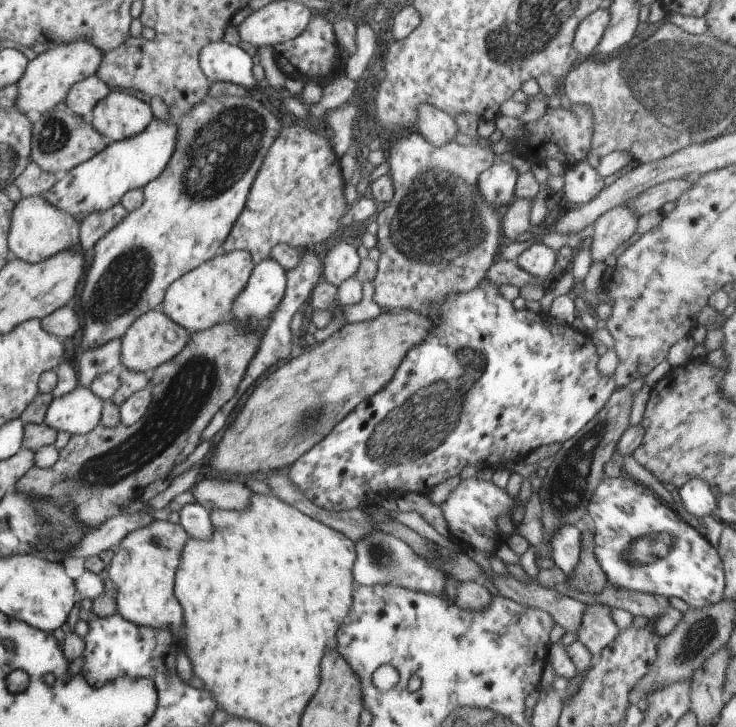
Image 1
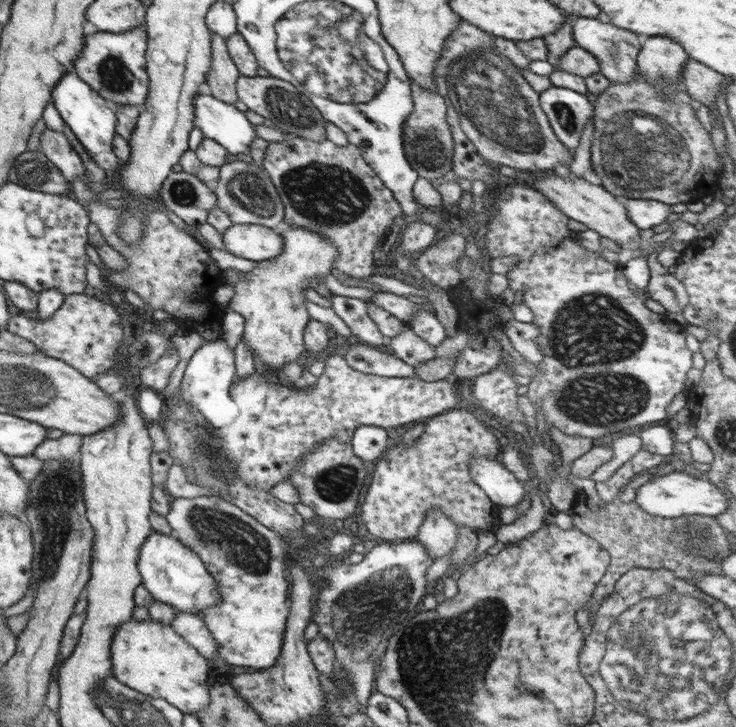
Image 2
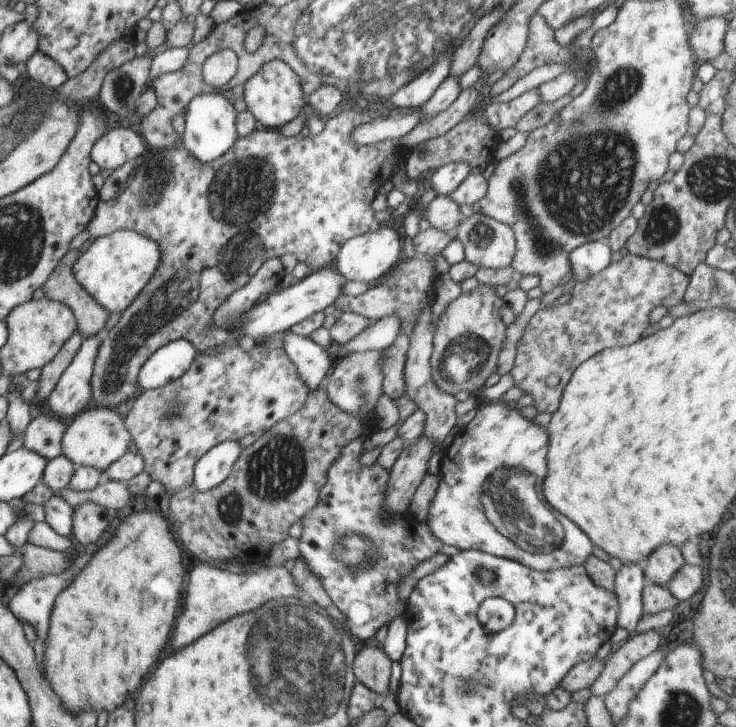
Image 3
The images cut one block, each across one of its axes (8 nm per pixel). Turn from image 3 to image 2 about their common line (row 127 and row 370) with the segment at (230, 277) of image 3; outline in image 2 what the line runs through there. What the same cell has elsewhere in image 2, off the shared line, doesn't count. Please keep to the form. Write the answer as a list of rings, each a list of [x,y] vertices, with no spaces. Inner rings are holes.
[[[330,355],[326,358],[324,373],[318,378],[318,381],[312,387],[306,387],[302,384],[291,385],[283,379],[274,379],[269,372],[264,372],[261,369],[249,378],[236,377],[232,387],[234,387],[234,398],[236,394],[246,392],[246,396],[262,396],[262,404],[254,402],[260,408],[258,420],[252,420],[254,424],[260,422],[264,424],[264,428],[254,428],[252,434],[250,430],[246,432],[246,446],[242,444],[242,434],[240,434],[240,452],[244,452],[246,448],[246,456],[242,454],[242,460],[236,456],[230,458],[230,454],[226,454],[224,450],[224,442],[236,442],[234,434],[214,434],[210,422],[196,410],[186,404],[186,400],[182,398],[170,398],[165,400],[164,421],[160,424],[164,428],[164,432],[168,435],[168,453],[172,456],[175,464],[180,464],[182,468],[190,468],[194,471],[196,482],[200,486],[208,486],[222,494],[221,498],[238,506],[244,512],[248,513],[260,524],[266,528],[277,532],[282,540],[286,540],[290,548],[304,548],[306,546],[303,524],[305,523],[302,516],[294,509],[294,504],[288,504],[274,498],[270,494],[270,489],[274,485],[290,480],[290,473],[298,467],[298,463],[302,461],[302,455],[312,451],[316,443],[329,439],[330,437],[338,437],[342,442],[351,442],[352,435],[356,427],[360,425],[379,426],[380,428],[394,428],[408,422],[416,422],[416,420],[428,420],[430,417],[442,414],[452,408],[459,408],[459,400],[461,394],[456,386],[448,380],[438,380],[429,382],[415,378],[386,378],[384,376],[375,376],[374,374],[365,374],[359,370],[353,369],[346,363],[346,359],[340,355]],[[256,444],[256,462],[250,462],[250,454],[248,450],[254,450],[250,446]]]

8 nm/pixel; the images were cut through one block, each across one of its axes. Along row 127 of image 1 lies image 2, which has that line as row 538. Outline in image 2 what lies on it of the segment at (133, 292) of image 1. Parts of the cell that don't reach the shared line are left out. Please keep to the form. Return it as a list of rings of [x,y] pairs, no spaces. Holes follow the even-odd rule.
[[[176,497],[166,515],[173,534],[198,554],[218,583],[222,602],[199,615],[218,643],[218,658],[249,670],[274,666],[284,644],[290,594],[284,540],[221,497]]]

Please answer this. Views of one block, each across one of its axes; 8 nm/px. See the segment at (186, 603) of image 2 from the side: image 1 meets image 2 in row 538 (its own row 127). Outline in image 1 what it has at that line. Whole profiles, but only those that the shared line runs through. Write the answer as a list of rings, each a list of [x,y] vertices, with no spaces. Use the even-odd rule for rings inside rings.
[[[171,115],[170,119],[164,120],[158,120],[154,117],[140,134],[121,141],[108,142],[107,147],[102,152],[95,154],[89,161],[83,162],[71,168],[67,173],[60,175],[54,186],[41,195],[65,213],[71,214],[73,217],[80,216],[81,219],[94,211],[109,209],[111,206],[120,203],[122,195],[128,193],[129,190],[143,189],[146,184],[158,178],[170,162],[176,143],[177,123],[171,118]]]

